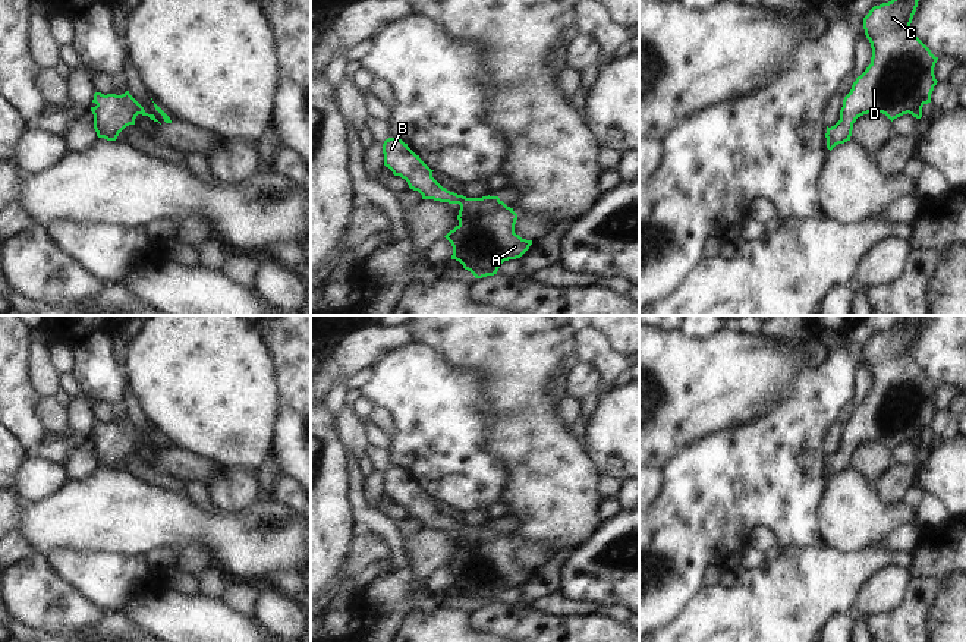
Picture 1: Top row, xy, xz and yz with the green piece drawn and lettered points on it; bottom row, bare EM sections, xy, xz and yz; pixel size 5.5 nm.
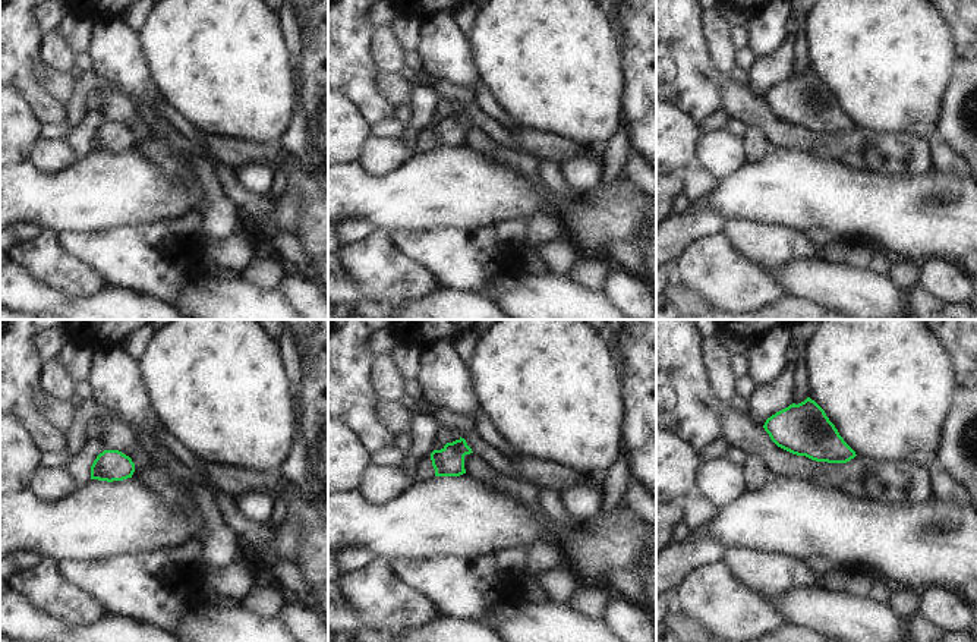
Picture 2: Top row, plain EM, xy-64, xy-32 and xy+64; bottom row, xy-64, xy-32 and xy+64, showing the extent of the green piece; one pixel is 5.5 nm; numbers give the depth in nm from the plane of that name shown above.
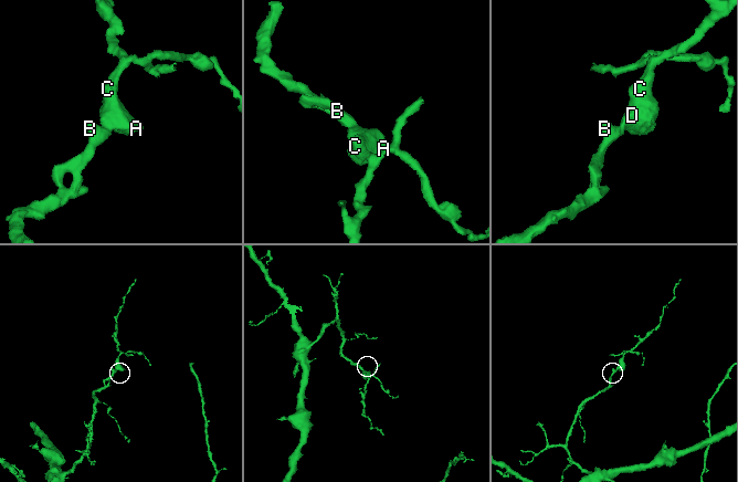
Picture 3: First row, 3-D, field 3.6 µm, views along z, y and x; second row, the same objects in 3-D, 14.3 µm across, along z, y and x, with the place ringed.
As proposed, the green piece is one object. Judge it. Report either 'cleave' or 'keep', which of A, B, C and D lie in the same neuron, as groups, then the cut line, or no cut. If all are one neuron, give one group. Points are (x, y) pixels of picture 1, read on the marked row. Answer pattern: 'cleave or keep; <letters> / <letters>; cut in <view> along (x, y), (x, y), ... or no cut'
keep; A B C D; no cut

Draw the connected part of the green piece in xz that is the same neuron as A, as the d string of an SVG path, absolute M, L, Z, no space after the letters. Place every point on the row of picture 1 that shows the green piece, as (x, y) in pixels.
M388 138L383 144L384 166L394 176L405 179L410 189L418 191L422 199L459 204L459 224L444 237L453 246L451 259L459 261L475 278L497 274L504 261L520 258L532 245L532 240L522 239L515 233L517 214L507 207L498 196L466 198L443 188L432 171L400 138Z

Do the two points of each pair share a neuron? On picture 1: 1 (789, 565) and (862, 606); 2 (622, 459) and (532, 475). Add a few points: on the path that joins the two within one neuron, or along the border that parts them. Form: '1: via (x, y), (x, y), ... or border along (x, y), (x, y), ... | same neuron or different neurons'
1: border along (877, 573), (864, 585), (850, 611) | different neurons
2: border along (582, 446), (594, 460) | different neurons

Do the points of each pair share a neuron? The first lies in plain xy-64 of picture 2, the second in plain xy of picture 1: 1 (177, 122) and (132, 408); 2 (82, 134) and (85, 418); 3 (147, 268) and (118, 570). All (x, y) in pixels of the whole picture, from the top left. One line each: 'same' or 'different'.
1: same
2: same
3: same

